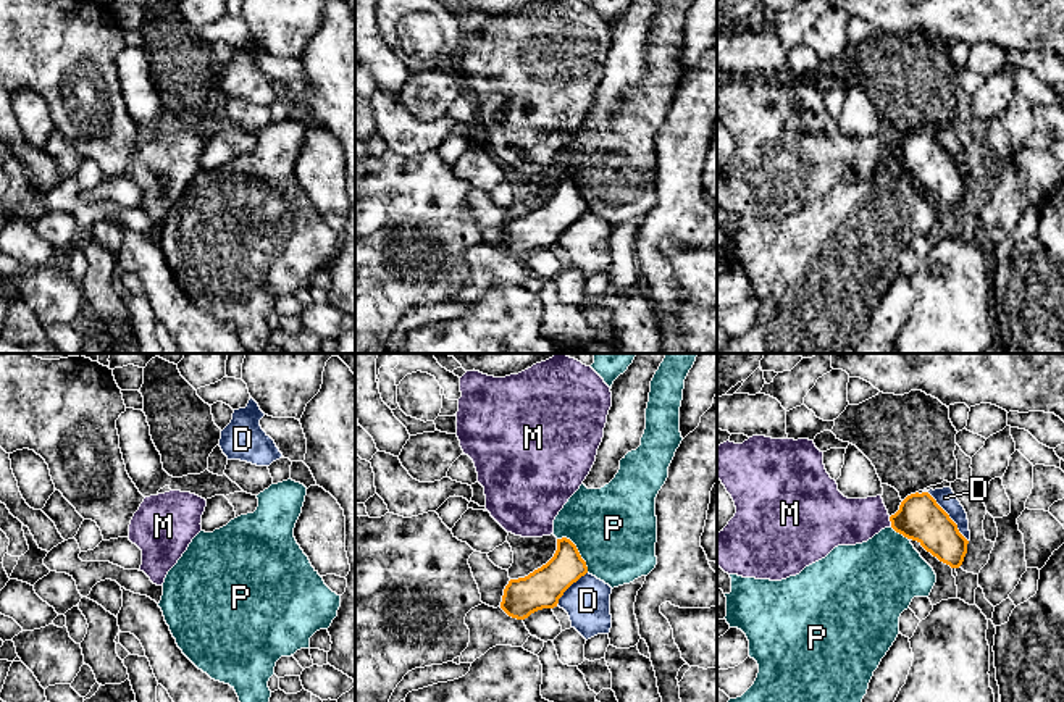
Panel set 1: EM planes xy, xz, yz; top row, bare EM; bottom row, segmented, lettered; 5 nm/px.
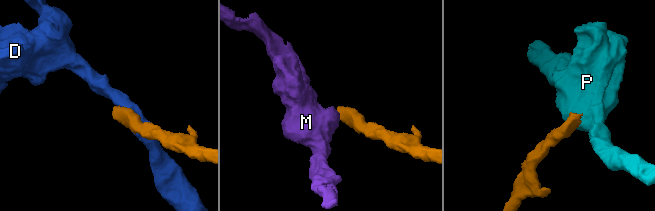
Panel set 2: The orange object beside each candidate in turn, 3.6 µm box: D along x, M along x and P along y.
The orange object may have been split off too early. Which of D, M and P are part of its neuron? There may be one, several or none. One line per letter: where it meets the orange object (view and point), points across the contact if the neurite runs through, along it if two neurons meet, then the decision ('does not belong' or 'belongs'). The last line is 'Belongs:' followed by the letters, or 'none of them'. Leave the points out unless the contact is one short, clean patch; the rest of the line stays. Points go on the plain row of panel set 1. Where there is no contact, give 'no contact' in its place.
D: meets orange in yz at (948, 155); border along yz (927, 129), (967, 179); does not belong
M: meets orange in yz at (890, 158); border along yz (888, 155), (892, 165); does not belong
P: meets orange in xz at (577, 189); border along xz (557, 176), (567, 176), (575, 184), (588, 210); does not belong
Belongs: none of them

